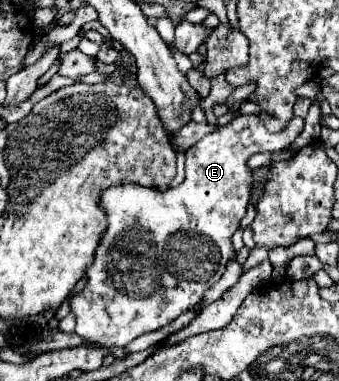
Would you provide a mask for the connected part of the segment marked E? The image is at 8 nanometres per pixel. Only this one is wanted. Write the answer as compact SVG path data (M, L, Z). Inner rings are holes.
M238 115L186 151L186 179L178 187L160 191L156 187L126 183L104 189L100 193L100 209L104 211L108 225L98 243L94 263L86 273L86 287L68 299L70 309L76 315L76 333L86 341L104 347L124 347L138 335L156 331L174 321L176 315L198 305L204 293L222 277L226 263L236 255L230 237L244 217L252 185L252 173L246 161L260 151L286 149L302 127L304 121L294 117L284 131L268 133L256 115Z

